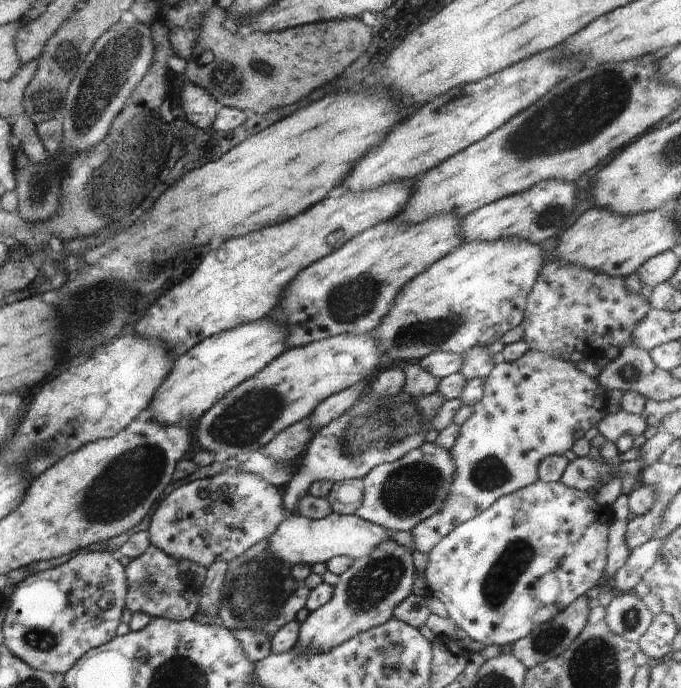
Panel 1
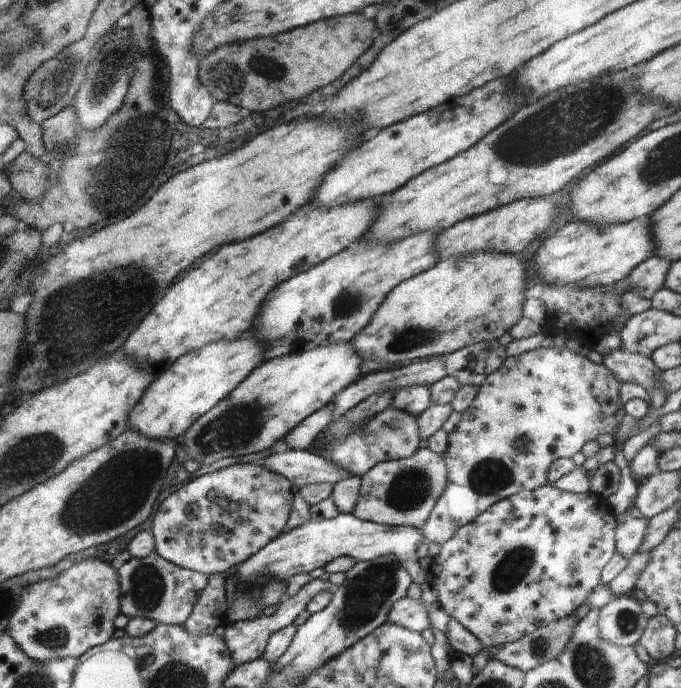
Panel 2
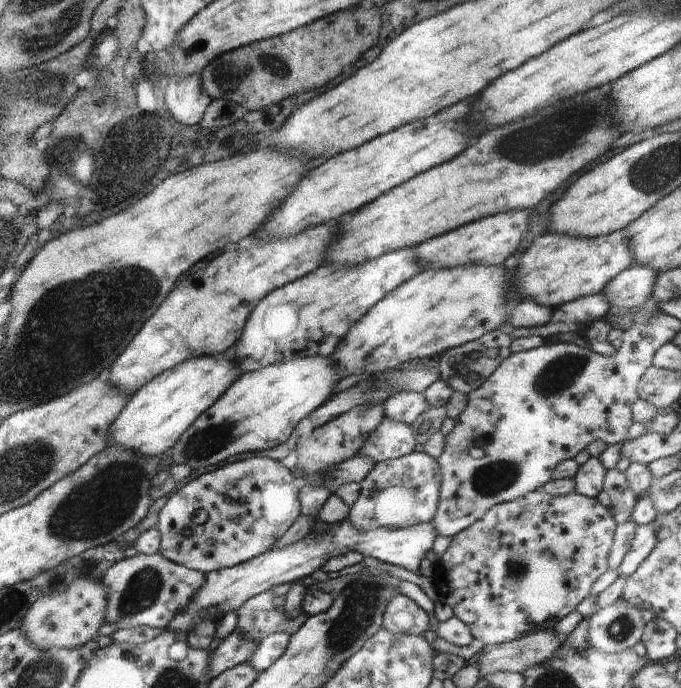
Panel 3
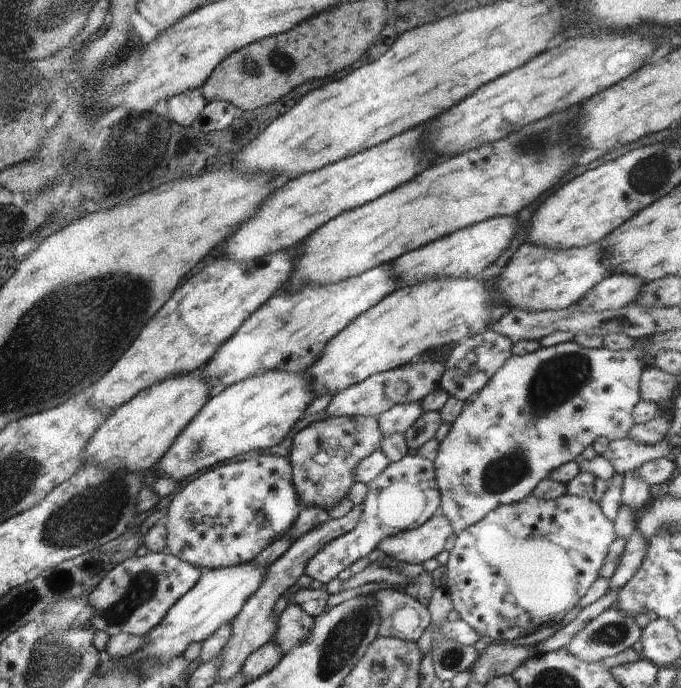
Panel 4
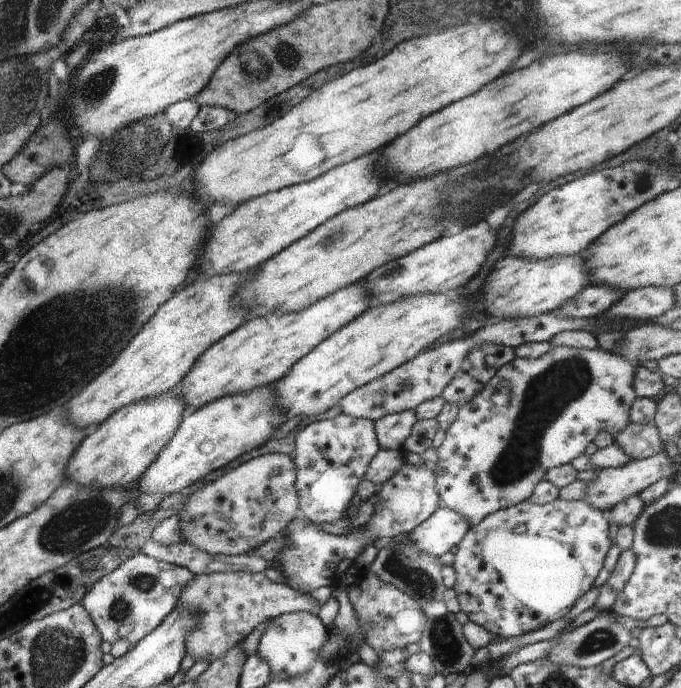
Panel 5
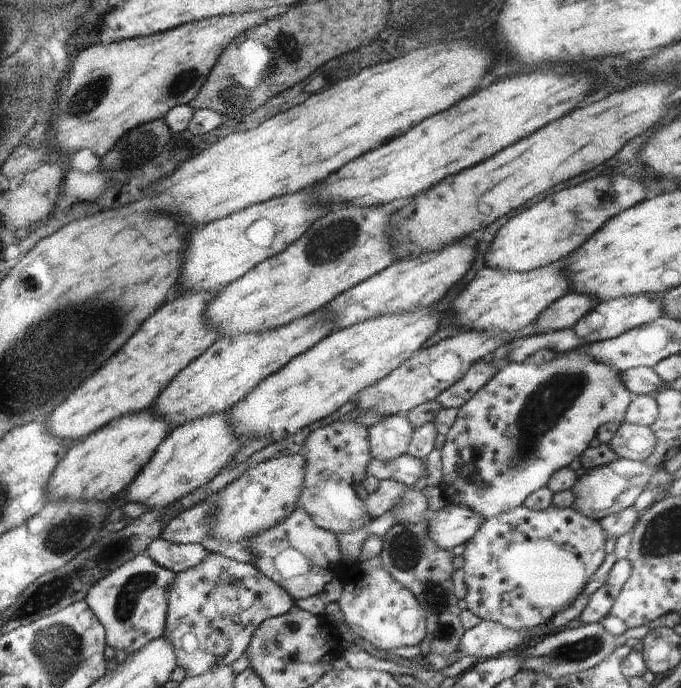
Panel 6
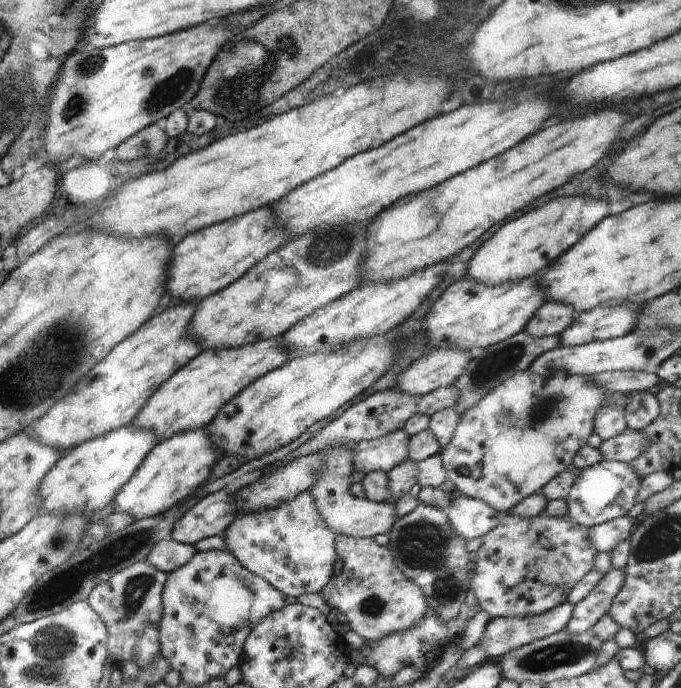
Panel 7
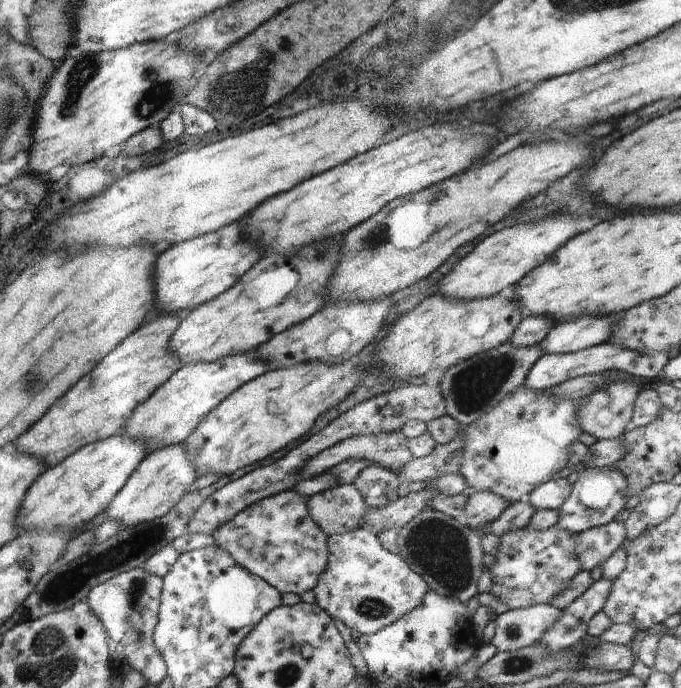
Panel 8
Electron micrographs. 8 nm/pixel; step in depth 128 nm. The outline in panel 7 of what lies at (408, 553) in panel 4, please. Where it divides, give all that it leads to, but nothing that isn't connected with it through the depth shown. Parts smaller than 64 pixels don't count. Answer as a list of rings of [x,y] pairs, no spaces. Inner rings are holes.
[[[460,497],[450,501],[444,512],[452,530],[462,540],[472,540],[492,532],[502,520],[502,513],[496,512],[480,498]]]

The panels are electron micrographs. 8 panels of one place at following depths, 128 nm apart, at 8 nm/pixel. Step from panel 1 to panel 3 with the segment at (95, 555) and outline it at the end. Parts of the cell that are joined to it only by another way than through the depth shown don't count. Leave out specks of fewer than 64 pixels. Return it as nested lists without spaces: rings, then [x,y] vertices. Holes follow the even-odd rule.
[[[92,577],[78,578],[70,582],[64,592],[42,594],[36,604],[24,616],[24,632],[32,644],[42,651],[60,648],[78,648],[90,640],[96,640],[100,626],[105,623],[108,592],[102,586],[100,579]]]

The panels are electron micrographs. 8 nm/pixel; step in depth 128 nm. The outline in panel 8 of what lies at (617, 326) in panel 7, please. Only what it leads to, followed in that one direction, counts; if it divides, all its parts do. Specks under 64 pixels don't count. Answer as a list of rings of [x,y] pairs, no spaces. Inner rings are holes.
[[[585,316],[570,322],[553,323],[540,342],[542,354],[578,352],[608,341],[612,336],[615,316]]]

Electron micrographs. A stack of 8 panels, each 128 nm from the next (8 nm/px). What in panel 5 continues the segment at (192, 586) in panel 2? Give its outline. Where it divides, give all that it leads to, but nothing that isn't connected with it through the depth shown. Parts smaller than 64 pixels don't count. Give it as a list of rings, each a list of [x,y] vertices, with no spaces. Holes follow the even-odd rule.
[[[140,552],[96,582],[80,603],[100,632],[102,641],[114,644],[116,640],[128,640],[134,646],[156,630],[176,608],[180,592],[194,580],[194,576],[188,568],[154,560]]]

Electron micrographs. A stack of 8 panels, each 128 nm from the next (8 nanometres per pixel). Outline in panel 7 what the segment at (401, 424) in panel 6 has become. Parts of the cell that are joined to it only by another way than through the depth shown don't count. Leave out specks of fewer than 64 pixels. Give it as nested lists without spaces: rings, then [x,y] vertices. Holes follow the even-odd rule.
[[[396,430],[376,440],[362,441],[352,449],[352,468],[354,472],[368,474],[372,471],[389,473],[392,468],[404,462],[408,456],[411,436],[406,430]]]

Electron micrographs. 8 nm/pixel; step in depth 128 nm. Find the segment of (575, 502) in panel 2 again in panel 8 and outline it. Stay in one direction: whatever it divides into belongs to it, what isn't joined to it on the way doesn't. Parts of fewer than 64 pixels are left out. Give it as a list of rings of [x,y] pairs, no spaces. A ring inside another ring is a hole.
[[[529,526],[528,530],[512,530],[499,537],[500,546],[488,568],[492,574],[490,593],[509,610],[552,602],[552,598],[564,590],[564,584],[568,584],[581,571],[580,562],[574,554],[577,534],[568,534],[556,526],[546,530]]]

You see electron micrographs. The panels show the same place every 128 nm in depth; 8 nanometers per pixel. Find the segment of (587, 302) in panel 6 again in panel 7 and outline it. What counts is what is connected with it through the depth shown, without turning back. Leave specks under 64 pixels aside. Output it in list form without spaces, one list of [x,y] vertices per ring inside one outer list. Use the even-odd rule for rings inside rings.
[[[545,302],[536,310],[536,314],[528,320],[524,332],[532,338],[559,336],[572,324],[576,312],[572,306]]]

